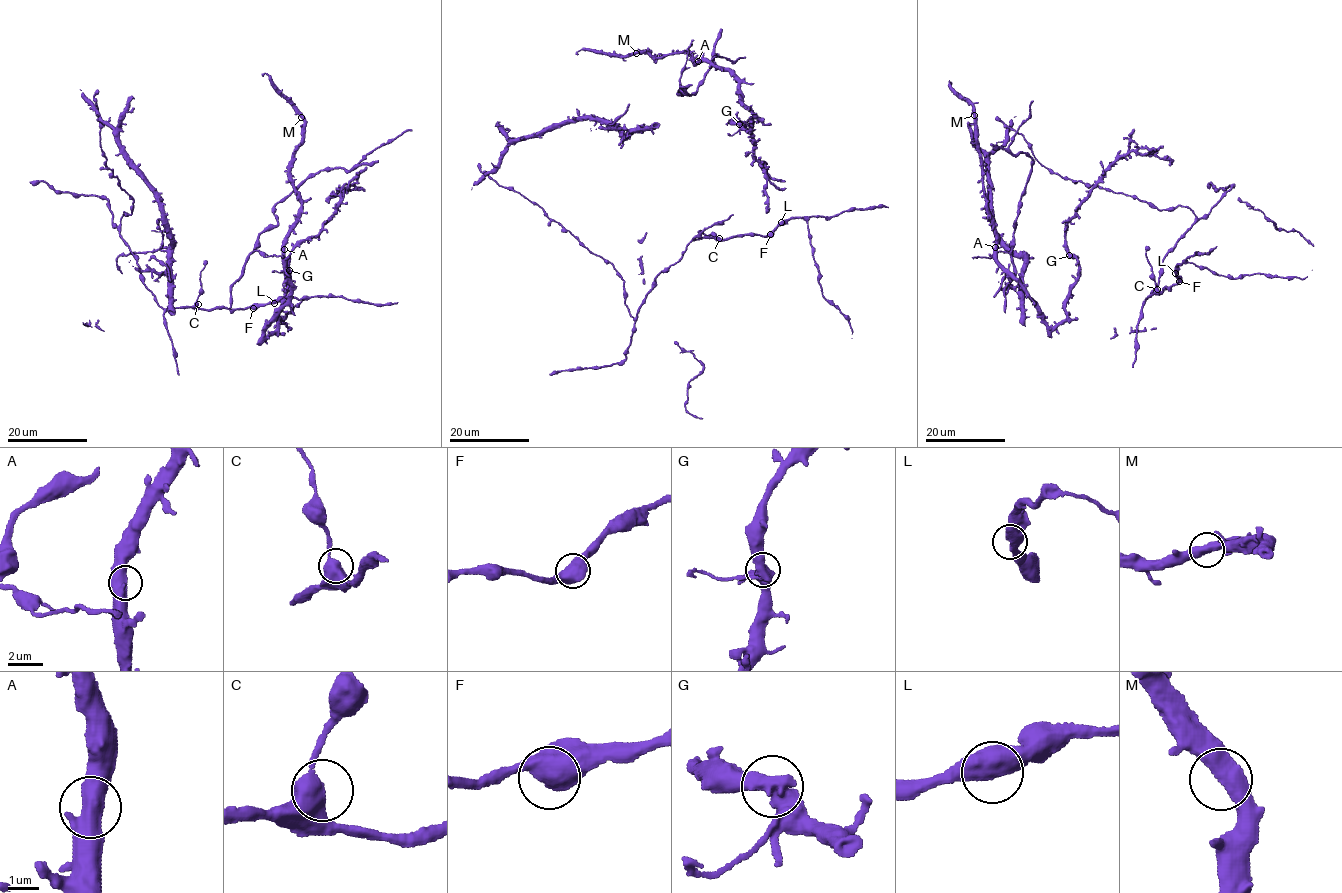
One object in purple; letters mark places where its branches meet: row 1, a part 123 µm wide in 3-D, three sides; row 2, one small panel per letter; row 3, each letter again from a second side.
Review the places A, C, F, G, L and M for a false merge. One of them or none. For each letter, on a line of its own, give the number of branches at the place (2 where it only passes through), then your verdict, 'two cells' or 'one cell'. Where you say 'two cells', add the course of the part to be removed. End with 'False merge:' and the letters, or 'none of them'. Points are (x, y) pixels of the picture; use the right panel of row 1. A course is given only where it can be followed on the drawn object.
A: 2 branches meet; one cell
C: 2 branches meet; one cell
F: 2 branches meet; one cell
G: 2 branches meet; one cell
L: 2 branches meet; one cell
M: 2 branches meet; one cell
False merge: none of them

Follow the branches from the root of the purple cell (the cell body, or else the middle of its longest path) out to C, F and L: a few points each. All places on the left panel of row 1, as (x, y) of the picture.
C: (114, 135), (95, 101), (105, 166), (133, 202), (119, 233), (142, 282), (163, 309), (198, 304)
F: (114, 135), (95, 101), (105, 166), (133, 202), (131, 213), (123, 212), (119, 233), (159, 306), (253, 308)
L: (114, 135), (95, 101), (105, 166), (133, 202), (119, 233), (159, 306), (236, 310), (274, 303)

